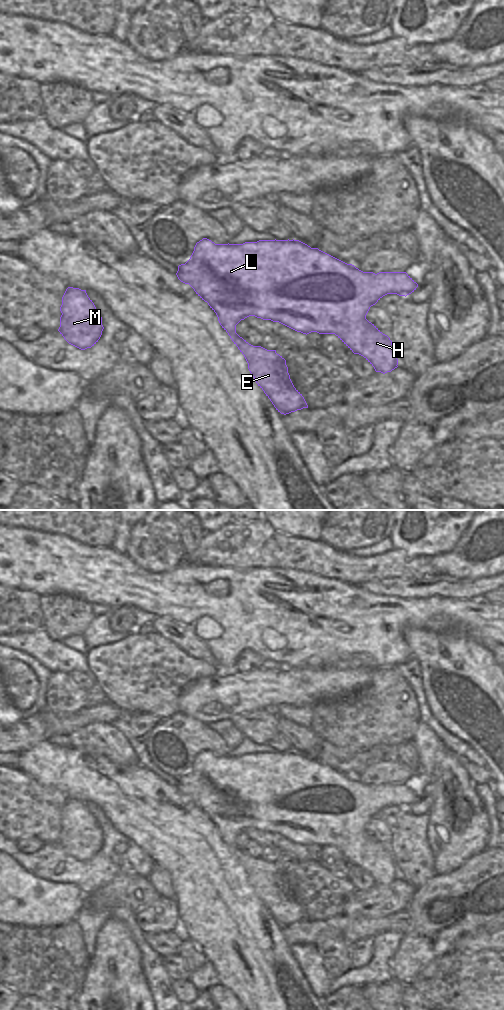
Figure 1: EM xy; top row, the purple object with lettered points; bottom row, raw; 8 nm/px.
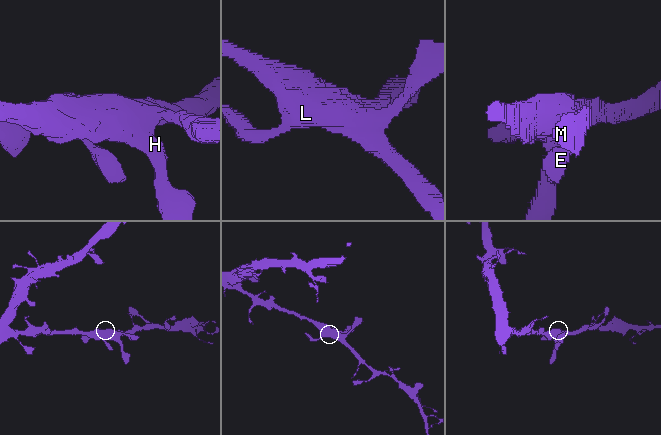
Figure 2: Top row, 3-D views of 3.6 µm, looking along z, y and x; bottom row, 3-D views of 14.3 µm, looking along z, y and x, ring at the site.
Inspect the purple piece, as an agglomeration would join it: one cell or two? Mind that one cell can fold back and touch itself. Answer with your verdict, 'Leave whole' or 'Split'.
Leave whole.

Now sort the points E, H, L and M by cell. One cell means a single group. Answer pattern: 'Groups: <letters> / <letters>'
Groups: E H L M.

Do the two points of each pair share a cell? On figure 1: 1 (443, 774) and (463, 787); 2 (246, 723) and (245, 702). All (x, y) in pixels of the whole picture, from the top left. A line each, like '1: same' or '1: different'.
1: same
2: different

